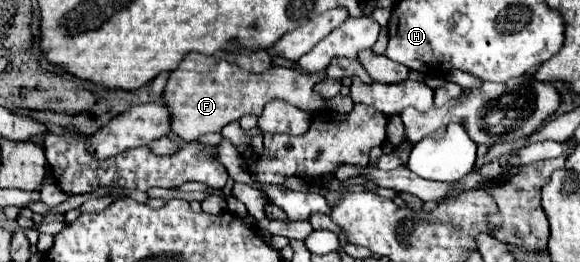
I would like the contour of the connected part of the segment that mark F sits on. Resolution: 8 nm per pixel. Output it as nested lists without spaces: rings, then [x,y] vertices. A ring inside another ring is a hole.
[[[189,53],[187,57],[183,57],[181,65],[169,75],[169,81],[163,91],[163,103],[167,105],[171,115],[173,135],[185,143],[191,143],[205,133],[221,131],[227,123],[239,121],[243,115],[259,117],[265,103],[275,99],[287,101],[289,105],[307,113],[327,109],[327,101],[323,101],[313,91],[313,85],[323,77],[325,73],[303,73],[299,67],[275,67],[263,75],[255,75],[221,57]]]

